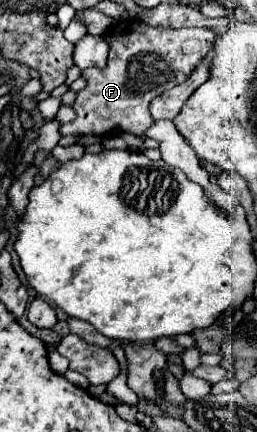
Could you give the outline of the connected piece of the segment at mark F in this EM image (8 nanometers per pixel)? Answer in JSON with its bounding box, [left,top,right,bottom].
[61,18,215,136]

